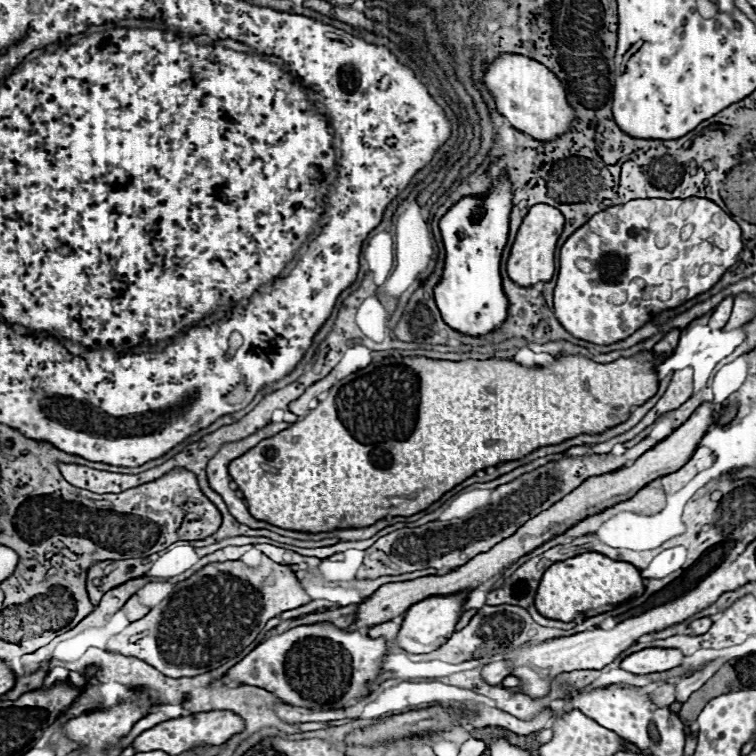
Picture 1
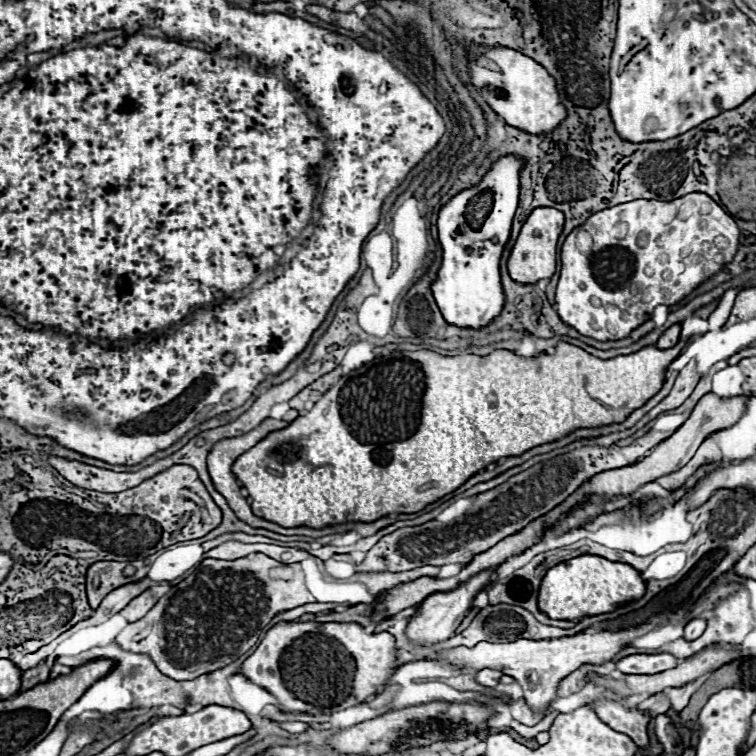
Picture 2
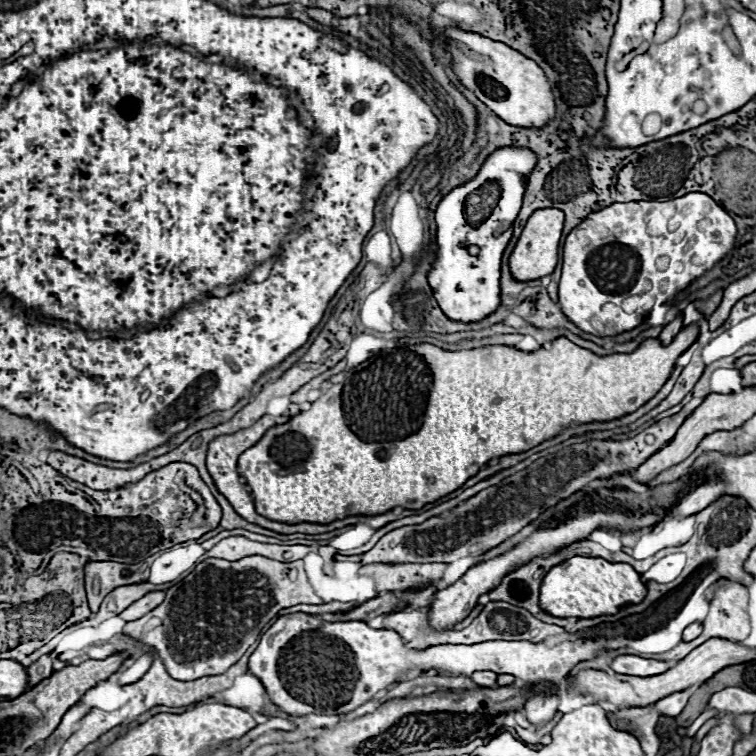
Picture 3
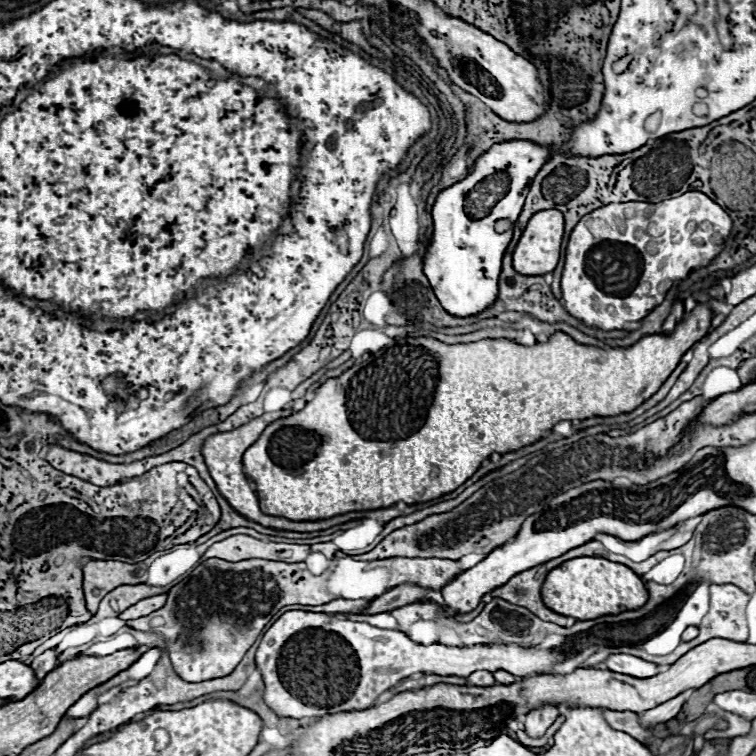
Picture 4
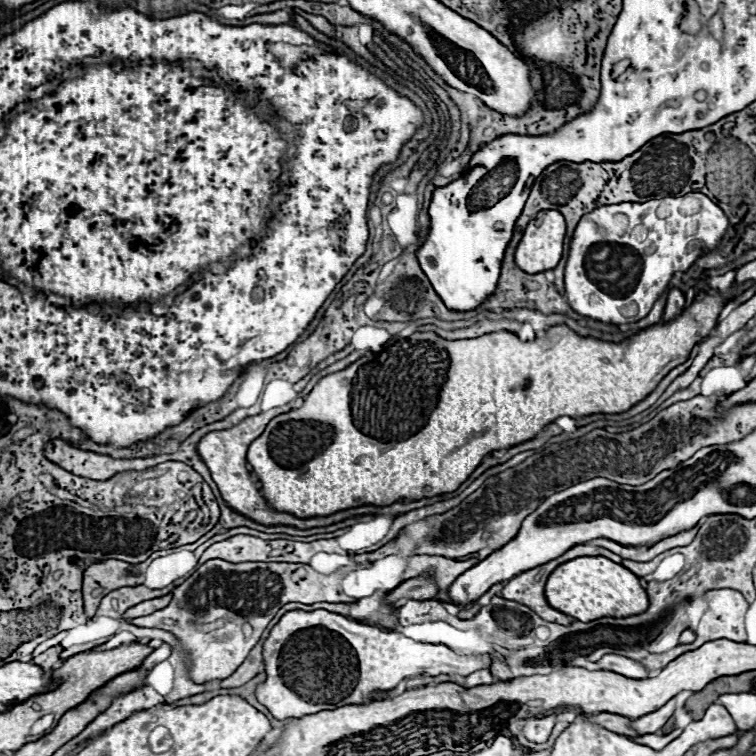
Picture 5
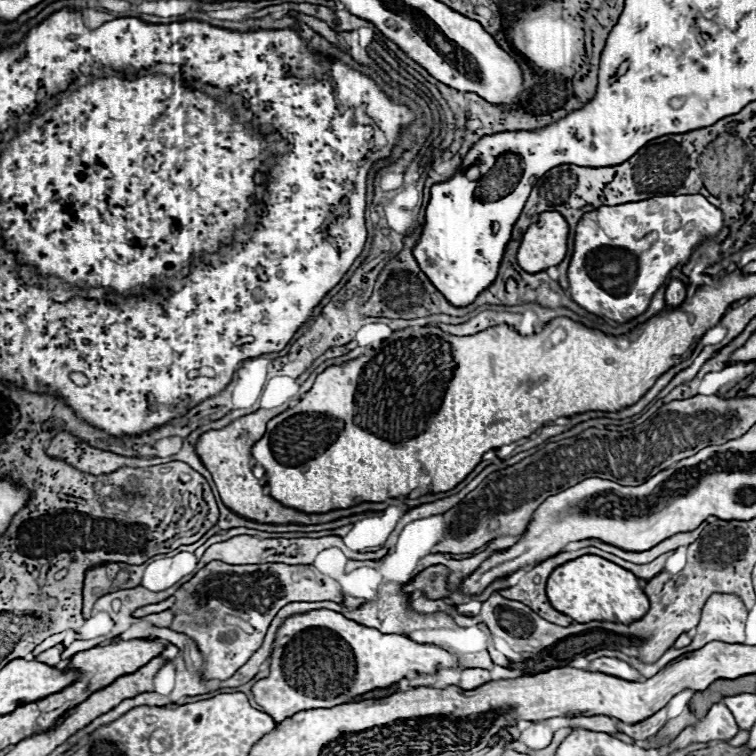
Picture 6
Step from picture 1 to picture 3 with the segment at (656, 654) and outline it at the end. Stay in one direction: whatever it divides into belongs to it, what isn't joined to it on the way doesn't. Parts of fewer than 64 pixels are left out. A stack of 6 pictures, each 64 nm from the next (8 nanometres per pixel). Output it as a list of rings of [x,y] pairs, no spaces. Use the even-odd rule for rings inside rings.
[[[616,656],[610,664],[610,668],[618,674],[626,672],[630,676],[656,676],[656,674],[662,674],[666,672],[670,666],[666,662],[660,662],[660,660],[648,660],[648,658],[640,658],[640,656]]]

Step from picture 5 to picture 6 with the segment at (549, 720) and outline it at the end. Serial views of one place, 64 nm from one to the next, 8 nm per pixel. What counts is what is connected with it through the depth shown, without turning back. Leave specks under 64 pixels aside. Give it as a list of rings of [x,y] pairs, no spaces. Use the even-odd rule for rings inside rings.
[[[532,722],[526,730],[520,732],[520,742],[530,750],[542,750],[550,744],[550,740],[552,740],[552,730],[546,724]]]

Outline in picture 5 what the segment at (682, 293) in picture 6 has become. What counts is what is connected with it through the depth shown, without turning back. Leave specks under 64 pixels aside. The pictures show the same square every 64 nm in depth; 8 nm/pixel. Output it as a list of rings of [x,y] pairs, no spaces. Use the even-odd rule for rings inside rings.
[[[670,288],[668,300],[666,300],[666,310],[664,310],[664,322],[676,318],[684,308],[684,294],[678,288]]]

